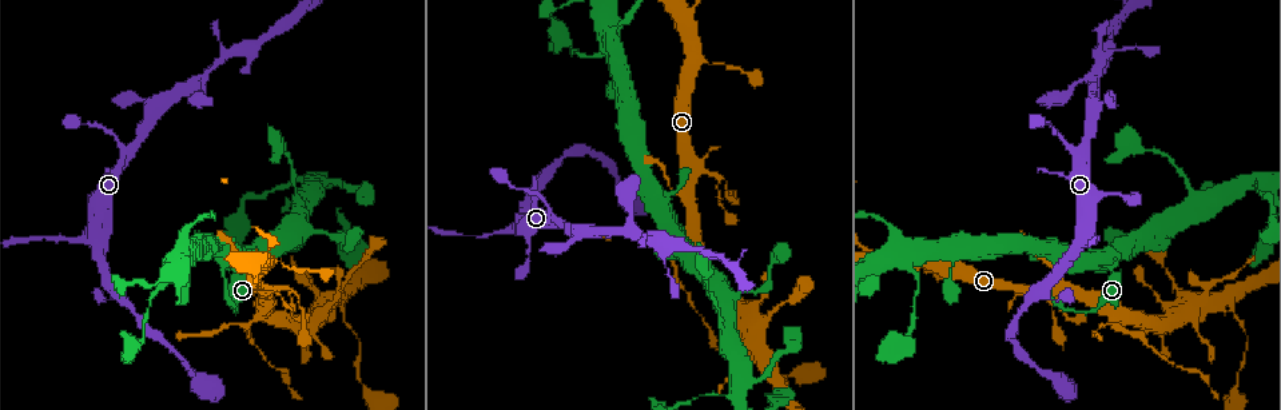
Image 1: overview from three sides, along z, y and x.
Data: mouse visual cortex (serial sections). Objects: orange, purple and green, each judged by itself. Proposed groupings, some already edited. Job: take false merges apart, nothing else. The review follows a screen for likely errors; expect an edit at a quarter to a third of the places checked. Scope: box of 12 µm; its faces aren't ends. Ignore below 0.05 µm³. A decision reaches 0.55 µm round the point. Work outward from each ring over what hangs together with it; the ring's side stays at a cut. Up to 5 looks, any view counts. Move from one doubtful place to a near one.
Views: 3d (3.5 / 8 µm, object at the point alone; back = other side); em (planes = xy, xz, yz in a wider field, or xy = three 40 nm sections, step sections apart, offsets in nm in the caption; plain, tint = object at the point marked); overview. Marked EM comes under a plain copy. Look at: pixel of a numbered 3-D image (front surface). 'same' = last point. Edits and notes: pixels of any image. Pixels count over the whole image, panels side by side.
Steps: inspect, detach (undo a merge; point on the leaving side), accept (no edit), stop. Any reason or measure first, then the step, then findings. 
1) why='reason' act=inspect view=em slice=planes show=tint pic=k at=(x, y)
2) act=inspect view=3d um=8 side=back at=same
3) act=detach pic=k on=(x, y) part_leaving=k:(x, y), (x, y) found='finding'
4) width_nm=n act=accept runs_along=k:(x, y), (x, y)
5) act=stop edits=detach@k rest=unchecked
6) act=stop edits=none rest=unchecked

why='sudden change in width' act=inspect view=3d um=3.5 pic=1 at=(718, 177)

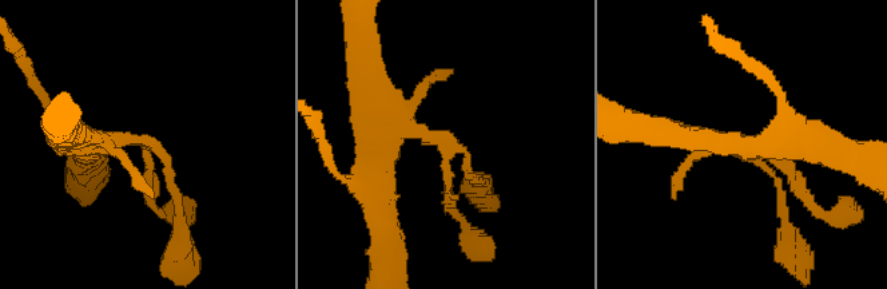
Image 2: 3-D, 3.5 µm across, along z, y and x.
why='shape alone is not enough' act=inspect view=em slice=xy step=5 show=tint pic=2 at=(147, 141)

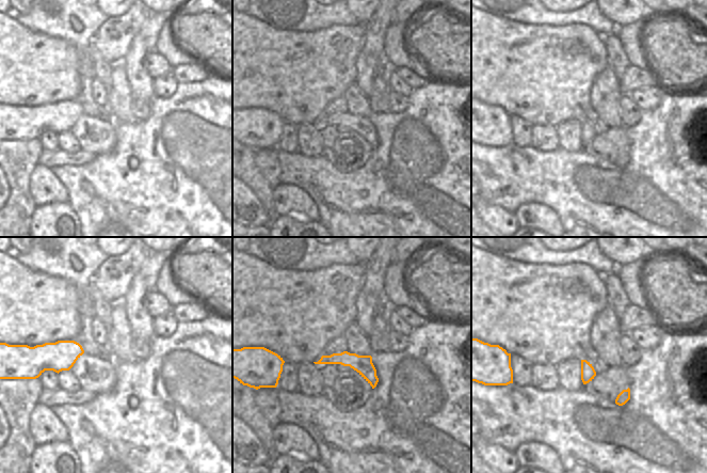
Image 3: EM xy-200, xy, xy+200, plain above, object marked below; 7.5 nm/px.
act=accept runs_along=3:(322, 361), (353, 360), (373, 383) found='one cell here'

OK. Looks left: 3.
why='three arms meet' act=inspect view=3d um=3.5 pic=1 at=(256, 314)

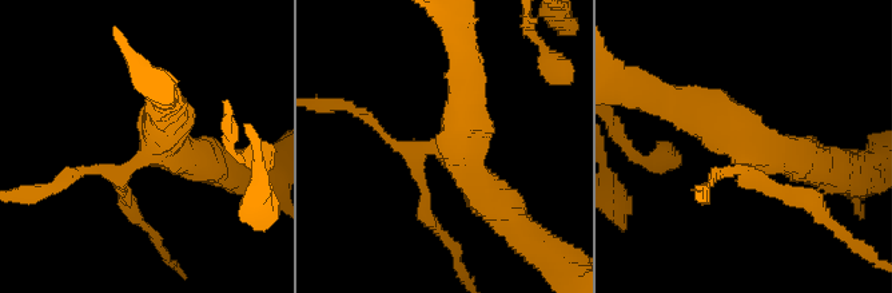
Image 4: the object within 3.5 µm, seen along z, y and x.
why='now the EM' act=inspect view=em slice=xy step=5 show=tint pic=4 at=(445, 141)

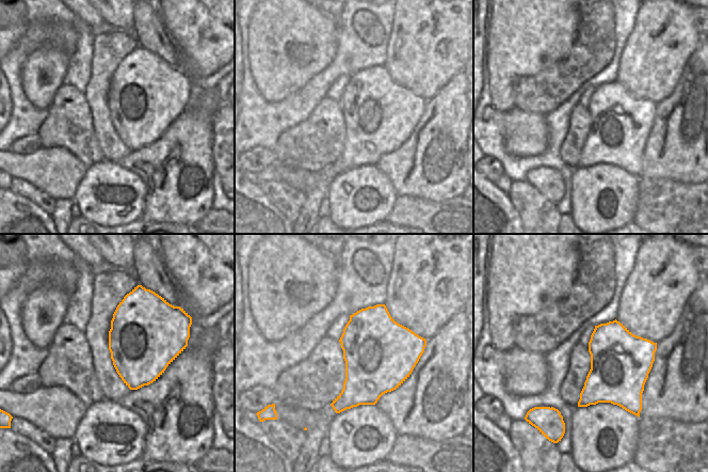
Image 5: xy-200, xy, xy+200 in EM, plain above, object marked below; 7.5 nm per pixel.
arm_widths_nm=200,400,450 act=detach pic=4 on=(423, 201) part_leaving=4:(417, 157), (425, 214), (454, 253) found='two cells meet here'

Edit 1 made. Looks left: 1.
act=stop edits=detach@4 rest=unchecked

